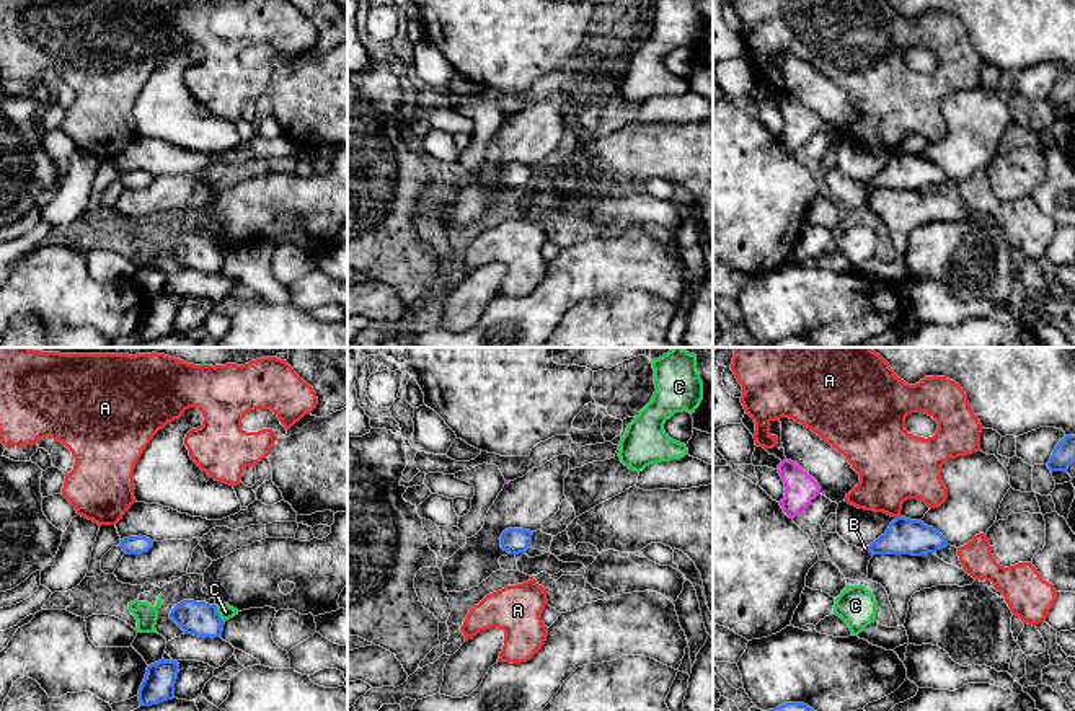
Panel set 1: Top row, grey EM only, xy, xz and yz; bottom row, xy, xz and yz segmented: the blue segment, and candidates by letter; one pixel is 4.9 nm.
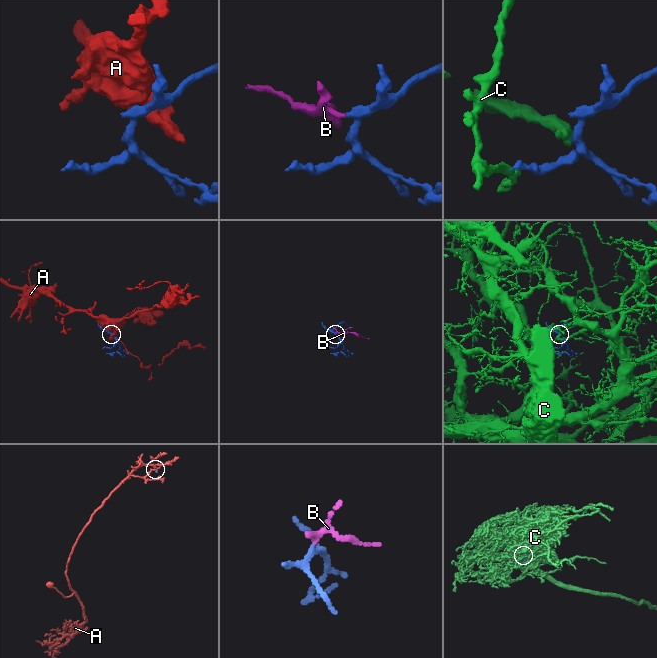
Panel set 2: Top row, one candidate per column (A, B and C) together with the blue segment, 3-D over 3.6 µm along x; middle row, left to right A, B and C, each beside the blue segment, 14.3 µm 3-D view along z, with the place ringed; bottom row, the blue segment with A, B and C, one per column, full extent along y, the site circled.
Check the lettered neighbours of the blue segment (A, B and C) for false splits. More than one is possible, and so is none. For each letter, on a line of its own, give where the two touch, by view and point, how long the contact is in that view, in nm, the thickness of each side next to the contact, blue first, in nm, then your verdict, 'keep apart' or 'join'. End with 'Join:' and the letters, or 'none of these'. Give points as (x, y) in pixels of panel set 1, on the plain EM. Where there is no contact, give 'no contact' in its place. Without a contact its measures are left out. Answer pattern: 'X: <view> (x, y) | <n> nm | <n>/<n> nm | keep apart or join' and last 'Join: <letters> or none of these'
A: yz (898, 152) | 30 nm | 180/340 nm | keep apart
B: yz (868, 181) | 30 nm | 180/20 nm | join
C: xy (217, 248) | 100 nm | 170/70 nm | keep apart
Join: B

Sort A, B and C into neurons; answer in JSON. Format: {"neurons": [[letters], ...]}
{"neurons": [["A"], ["B"], ["C"]]}

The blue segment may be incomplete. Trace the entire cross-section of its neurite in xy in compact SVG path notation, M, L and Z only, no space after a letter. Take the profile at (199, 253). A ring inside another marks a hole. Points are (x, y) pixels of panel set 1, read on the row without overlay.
M183 235L170 248L170 253L186 267L199 272L222 272L225 256L217 248L217 240Z

